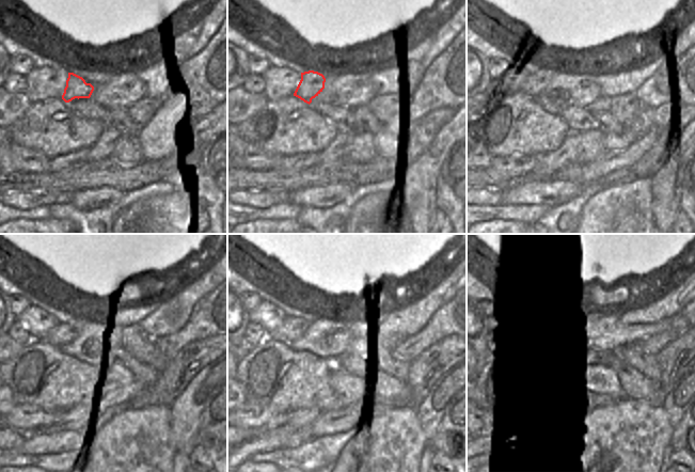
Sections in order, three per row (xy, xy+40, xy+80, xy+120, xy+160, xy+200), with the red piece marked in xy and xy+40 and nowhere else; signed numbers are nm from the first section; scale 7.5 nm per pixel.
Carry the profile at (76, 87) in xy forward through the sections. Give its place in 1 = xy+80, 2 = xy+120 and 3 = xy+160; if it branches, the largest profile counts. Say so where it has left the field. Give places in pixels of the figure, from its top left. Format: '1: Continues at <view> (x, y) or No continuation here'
1: Continues at xy+80 (545, 84)
2: Continues at xy+120 (61, 332)
3: Continues at xy+160 (296, 327).

